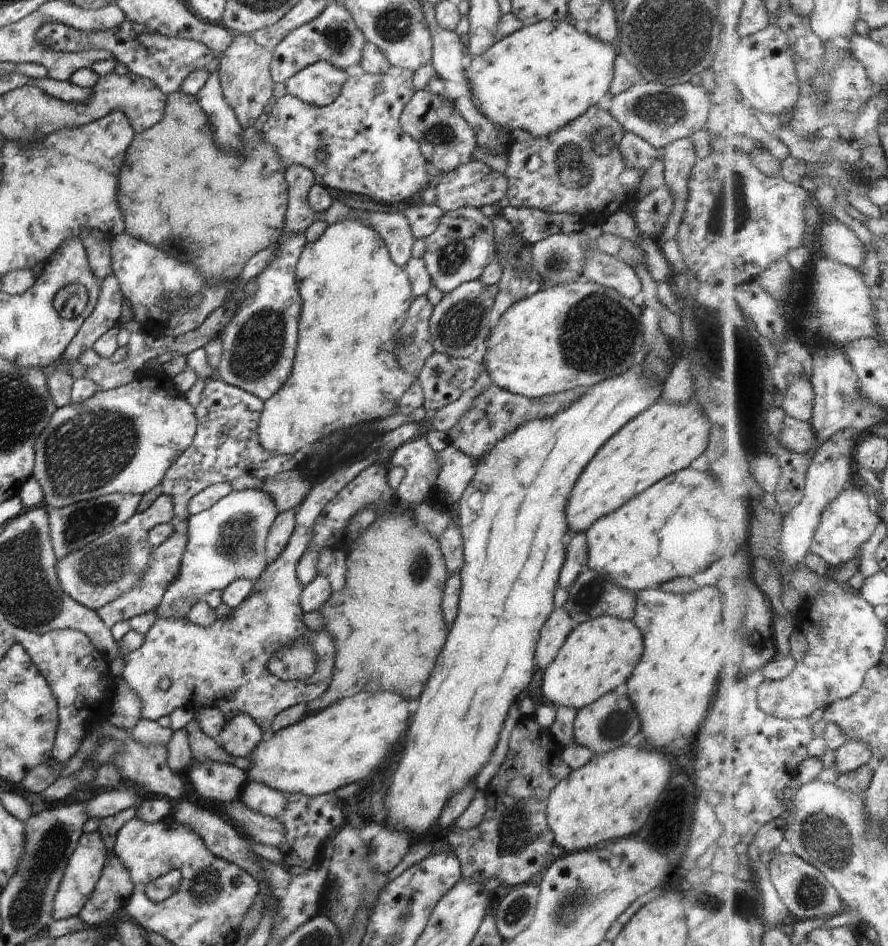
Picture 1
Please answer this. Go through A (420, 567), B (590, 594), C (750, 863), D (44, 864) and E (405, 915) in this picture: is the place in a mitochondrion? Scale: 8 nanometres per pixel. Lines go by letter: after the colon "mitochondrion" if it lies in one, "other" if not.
A: mitochondrion
B: mitochondrion
C: other
D: mitochondrion
E: mitochondrion

